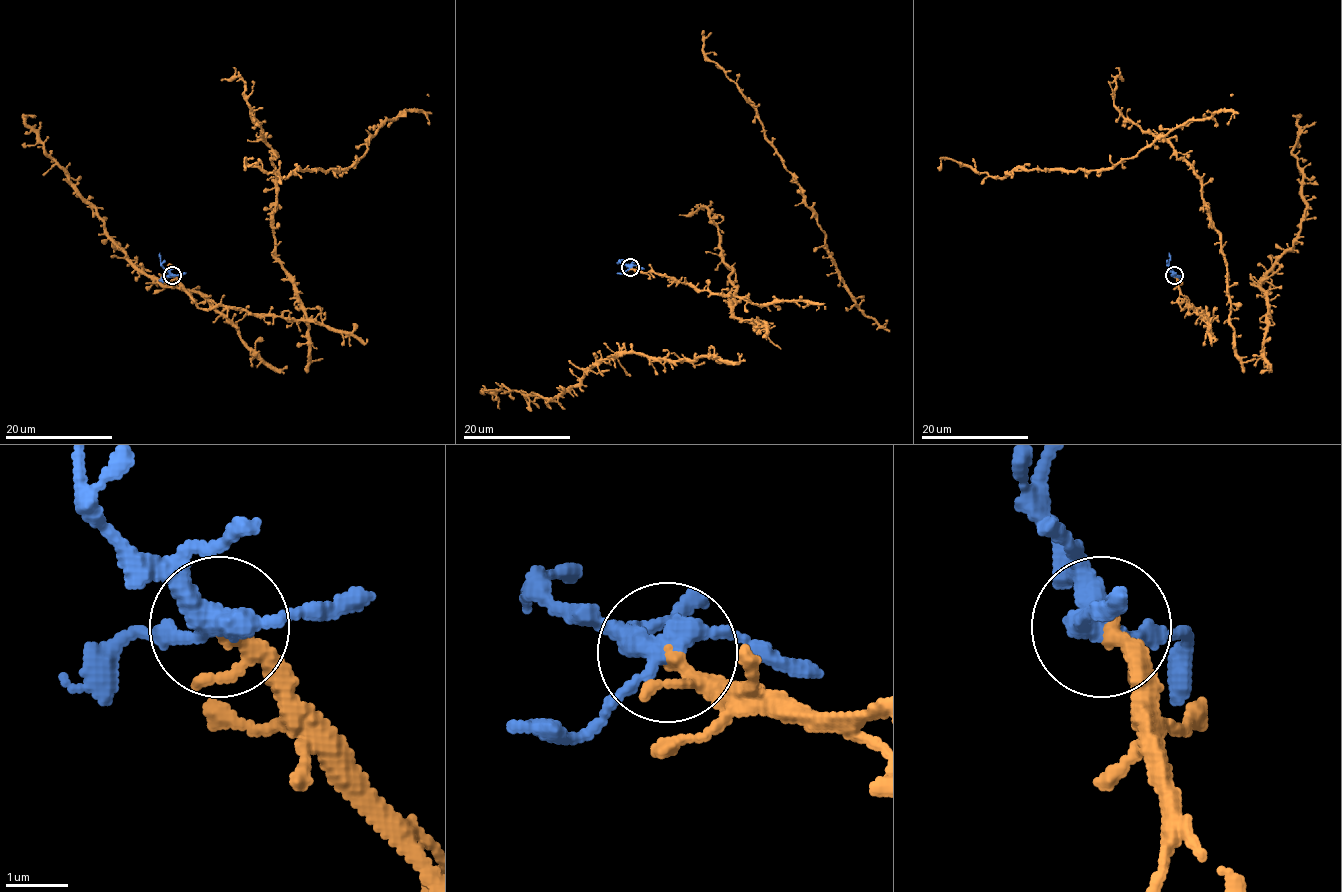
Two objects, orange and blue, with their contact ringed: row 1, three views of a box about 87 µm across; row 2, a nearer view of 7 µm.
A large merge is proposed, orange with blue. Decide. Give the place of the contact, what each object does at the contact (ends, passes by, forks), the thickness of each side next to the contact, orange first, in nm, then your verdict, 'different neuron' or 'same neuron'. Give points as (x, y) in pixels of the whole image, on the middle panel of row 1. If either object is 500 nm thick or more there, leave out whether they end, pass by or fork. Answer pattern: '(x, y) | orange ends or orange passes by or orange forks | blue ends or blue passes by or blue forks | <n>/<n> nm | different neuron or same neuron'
(630, 267) | orange passes by | blue forks | 200/320 nm | same neuron

